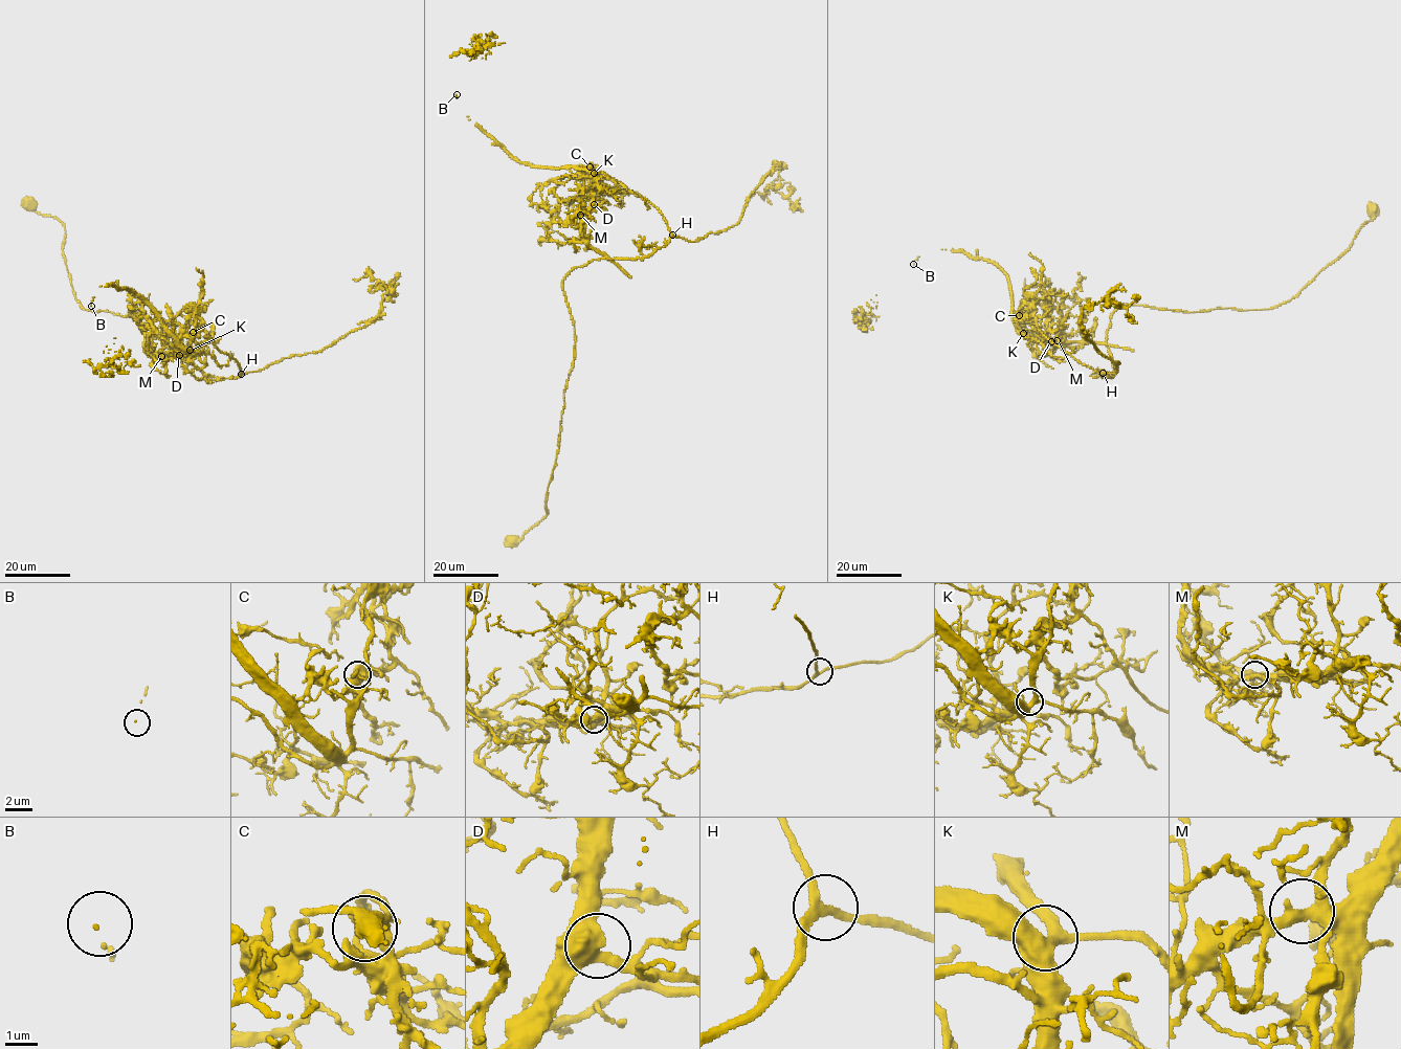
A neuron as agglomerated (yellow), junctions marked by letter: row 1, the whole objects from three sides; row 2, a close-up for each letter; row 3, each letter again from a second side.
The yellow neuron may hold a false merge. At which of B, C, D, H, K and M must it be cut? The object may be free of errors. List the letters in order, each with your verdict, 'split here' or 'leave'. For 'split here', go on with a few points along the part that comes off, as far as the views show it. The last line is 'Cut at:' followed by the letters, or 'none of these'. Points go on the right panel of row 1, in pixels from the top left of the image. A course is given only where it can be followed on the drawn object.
B: leave
C: split here; foreign part runs (1019, 315), (1112, 376), (1106, 334), (1121, 305), (1280, 306), (1350, 246), (1374, 218), (1369, 201)
D: leave
H: leave
K: leave
M: leave
Cut at: C

